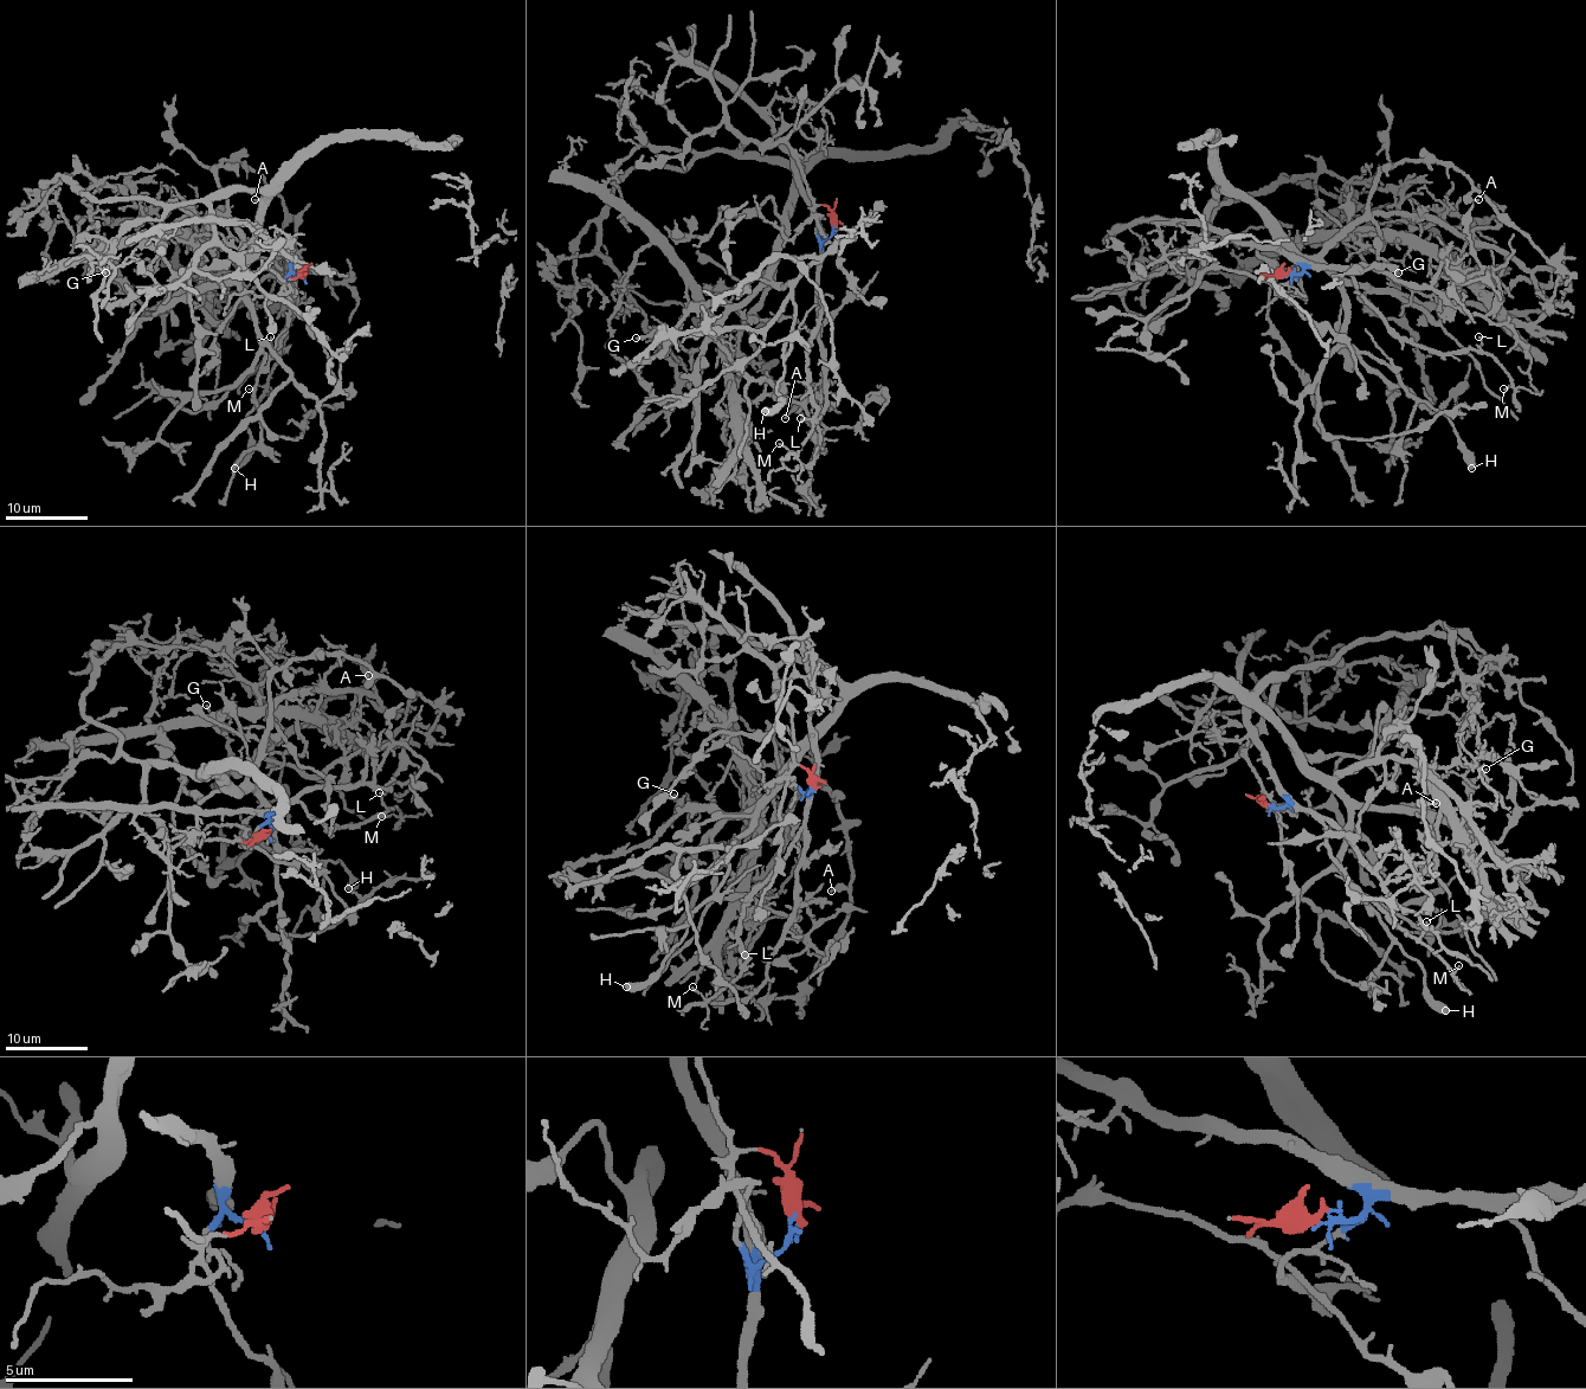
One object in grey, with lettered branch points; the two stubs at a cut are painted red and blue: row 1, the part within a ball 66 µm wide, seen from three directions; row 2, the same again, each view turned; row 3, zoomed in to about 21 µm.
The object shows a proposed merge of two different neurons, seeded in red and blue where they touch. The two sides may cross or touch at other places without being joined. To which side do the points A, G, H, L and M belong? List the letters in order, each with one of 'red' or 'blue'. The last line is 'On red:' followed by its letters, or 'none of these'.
A: red
G: red
H: red
L: blue
M: blue
On red: A, G, H

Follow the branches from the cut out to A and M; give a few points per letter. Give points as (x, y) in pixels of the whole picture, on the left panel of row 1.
A: (303, 276), (218, 238), (233, 192), (263, 193), (260, 229), (242, 253), (224, 161), (264, 181), (255, 200)
M: (303, 276), (297, 276), (289, 268), (289, 322), (277, 343), (279, 353), (285, 349), (269, 380), (249, 388)

